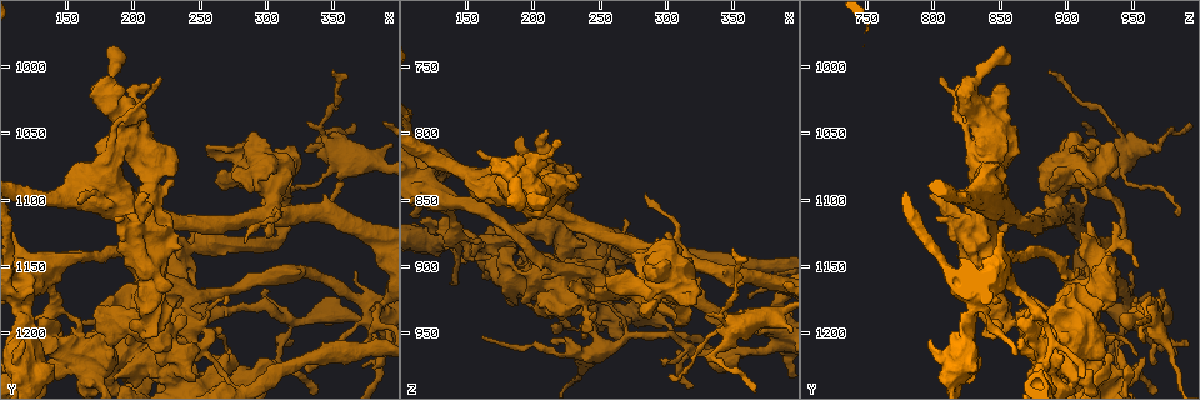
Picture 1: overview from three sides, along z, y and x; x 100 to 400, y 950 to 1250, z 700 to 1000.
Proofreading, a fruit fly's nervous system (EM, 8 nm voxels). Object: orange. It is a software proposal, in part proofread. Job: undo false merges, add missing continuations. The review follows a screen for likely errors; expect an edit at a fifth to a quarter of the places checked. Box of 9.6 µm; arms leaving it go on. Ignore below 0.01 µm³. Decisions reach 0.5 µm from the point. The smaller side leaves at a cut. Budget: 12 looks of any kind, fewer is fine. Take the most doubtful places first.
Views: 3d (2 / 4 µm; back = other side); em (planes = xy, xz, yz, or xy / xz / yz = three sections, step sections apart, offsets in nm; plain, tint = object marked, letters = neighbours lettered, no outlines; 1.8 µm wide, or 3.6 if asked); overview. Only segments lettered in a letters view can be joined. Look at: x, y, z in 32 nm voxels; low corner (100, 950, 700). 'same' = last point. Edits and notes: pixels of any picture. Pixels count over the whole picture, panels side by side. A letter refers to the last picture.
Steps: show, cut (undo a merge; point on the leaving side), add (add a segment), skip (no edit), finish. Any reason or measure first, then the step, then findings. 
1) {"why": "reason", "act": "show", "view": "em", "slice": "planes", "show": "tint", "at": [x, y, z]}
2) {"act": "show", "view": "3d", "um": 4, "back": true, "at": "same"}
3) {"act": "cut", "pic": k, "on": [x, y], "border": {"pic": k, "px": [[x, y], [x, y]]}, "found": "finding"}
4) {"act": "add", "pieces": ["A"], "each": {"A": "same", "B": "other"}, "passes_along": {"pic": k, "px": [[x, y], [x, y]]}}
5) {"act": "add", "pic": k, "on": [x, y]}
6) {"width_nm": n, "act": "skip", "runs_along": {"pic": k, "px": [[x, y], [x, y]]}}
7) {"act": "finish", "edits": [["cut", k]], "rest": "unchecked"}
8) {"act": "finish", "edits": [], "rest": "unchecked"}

{"why": "three-way junction", "act": "show", "view": "em", "slice": "planes", "show": "tint", "at": [240, 1138, 922]}

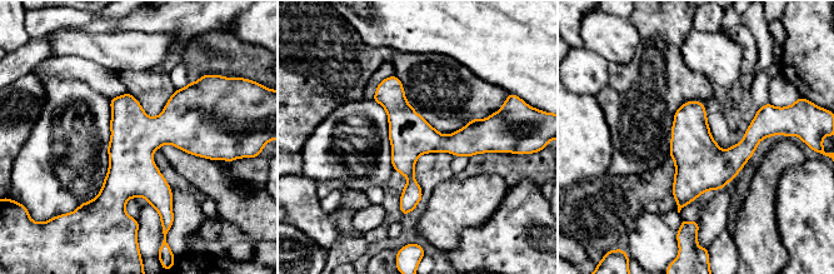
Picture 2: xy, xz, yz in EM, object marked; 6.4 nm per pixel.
{"act": "show", "view": "em", "slice": "planes", "show": "letters", "at": "same"}

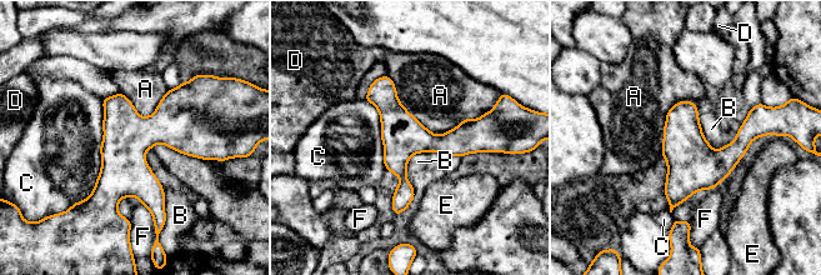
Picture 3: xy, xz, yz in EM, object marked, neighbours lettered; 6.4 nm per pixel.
{"act": "skip", "each": {"A": "other", "B": "other", "C": "other", "D": "other", "E": "other", "F": "other"}, "border": {"pic": 3, "px": [[696, 106], [702, 136], [716, 151]]}, "found": "continuous, no second neuron"}

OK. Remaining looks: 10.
{"why": "abrupt turn", "act": "show", "view": "em", "um": 3.6, "slice": "planes", "show": "tint", "at": [188, 1192, 910]}

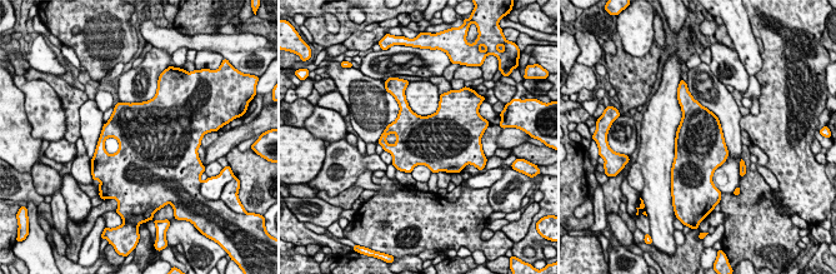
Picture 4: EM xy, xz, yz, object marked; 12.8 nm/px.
{"act": "show", "view": "em", "um": 3.6, "slice": "planes", "show": "letters", "at": "same"}

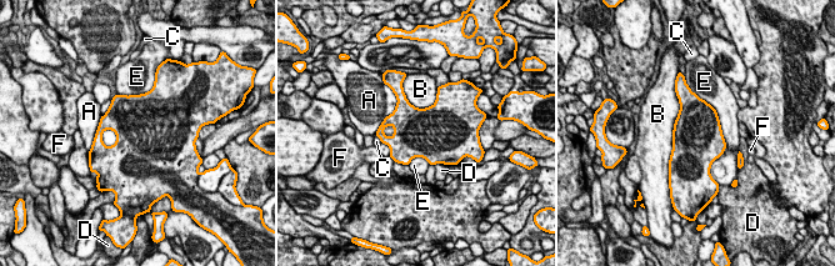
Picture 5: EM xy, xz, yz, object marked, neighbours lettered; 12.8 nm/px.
{"act": "skip", "each": {"A": "other", "B": "other", "C": "other", "D": "other", "E": "other", "F": "other"}, "border": {"pic": 5, "px": [[676, 94], [679, 113], [668, 164]]}, "found": "one neuron here"}

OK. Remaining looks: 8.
{"why": "an open end", "act": "show", "view": "em", "slice": "planes", "show": "letters", "at": [212, 1094, 798]}

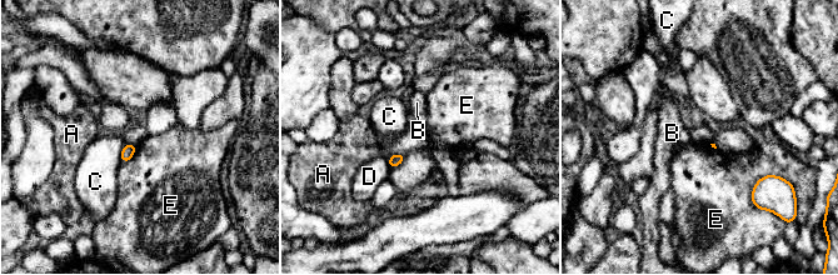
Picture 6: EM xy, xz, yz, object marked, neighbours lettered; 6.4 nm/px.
{"act": "skip", "each": {"A": "other", "B": "other", "C": "other", "D": "other", "E": "other"}, "border": {"pic": 6, "px": [[777, 175], [758, 180], [753, 204]]}, "found": "none of them fits"}

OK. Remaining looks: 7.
{"why": "looks like a crossing", "act": "show", "view": "em", "slice": "yz", "step": 8, "show": "letters", "at": [304, 1110, 892]}

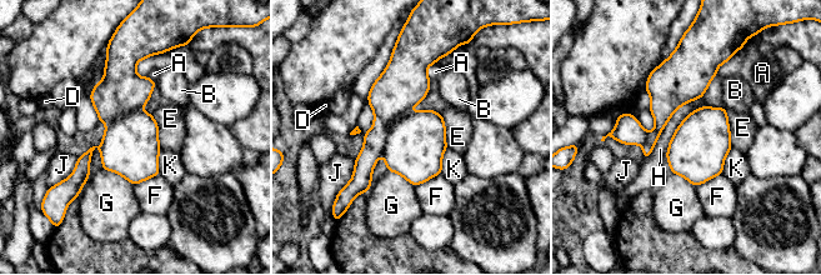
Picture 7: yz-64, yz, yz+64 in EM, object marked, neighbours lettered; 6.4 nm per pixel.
{"act": "cut", "pic": 7, "on": [393, 94], "each": {"A": "other", "B": "other", "D": "other", "E": "other", "F": "other", "G": "other", "H": "other", "J": "other", "K": "other"}, "part_leaving": {"pic": 7, "px": [[425, 61], [389, 99], [360, 189]]}, "found": "a second neuron is stuck on"}

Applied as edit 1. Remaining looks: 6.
{"why": "side arm on a straight run", "act": "show", "view": "em", "um": 3.6, "slice": "xy", "step": 16, "show": "tint", "at": [140, 1148, 854]}

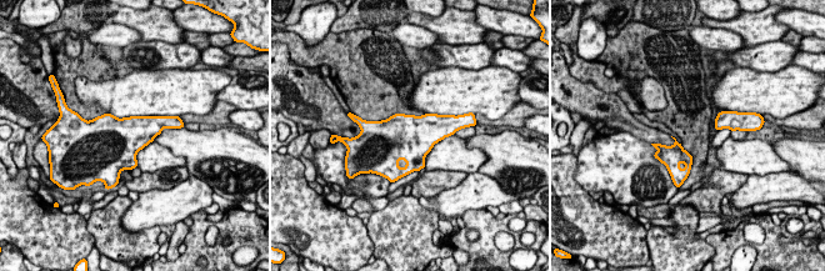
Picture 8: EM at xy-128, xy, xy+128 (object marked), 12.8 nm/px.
{"act": "show", "view": "em", "um": 3.6, "slice": "xy", "step": 16, "show": "letters", "at": "same"}

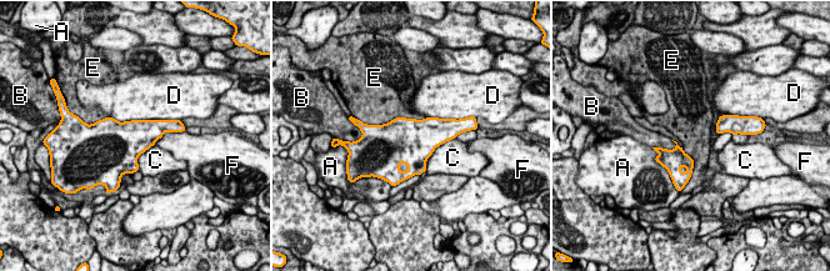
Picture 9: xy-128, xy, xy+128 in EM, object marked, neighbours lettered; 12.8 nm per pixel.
{"act": "skip", "each": {"A": "other", "B": "other", "C": "other", "D": "other", "E": "other", "F": "other"}, "border": {"pic": 9, "px": [[426, 118], [394, 118], [371, 125]]}, "found": "all the same neuron"}

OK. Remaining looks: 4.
{"act": "finish", "edits": [["cut", 7]], "rest": "unchecked"}

